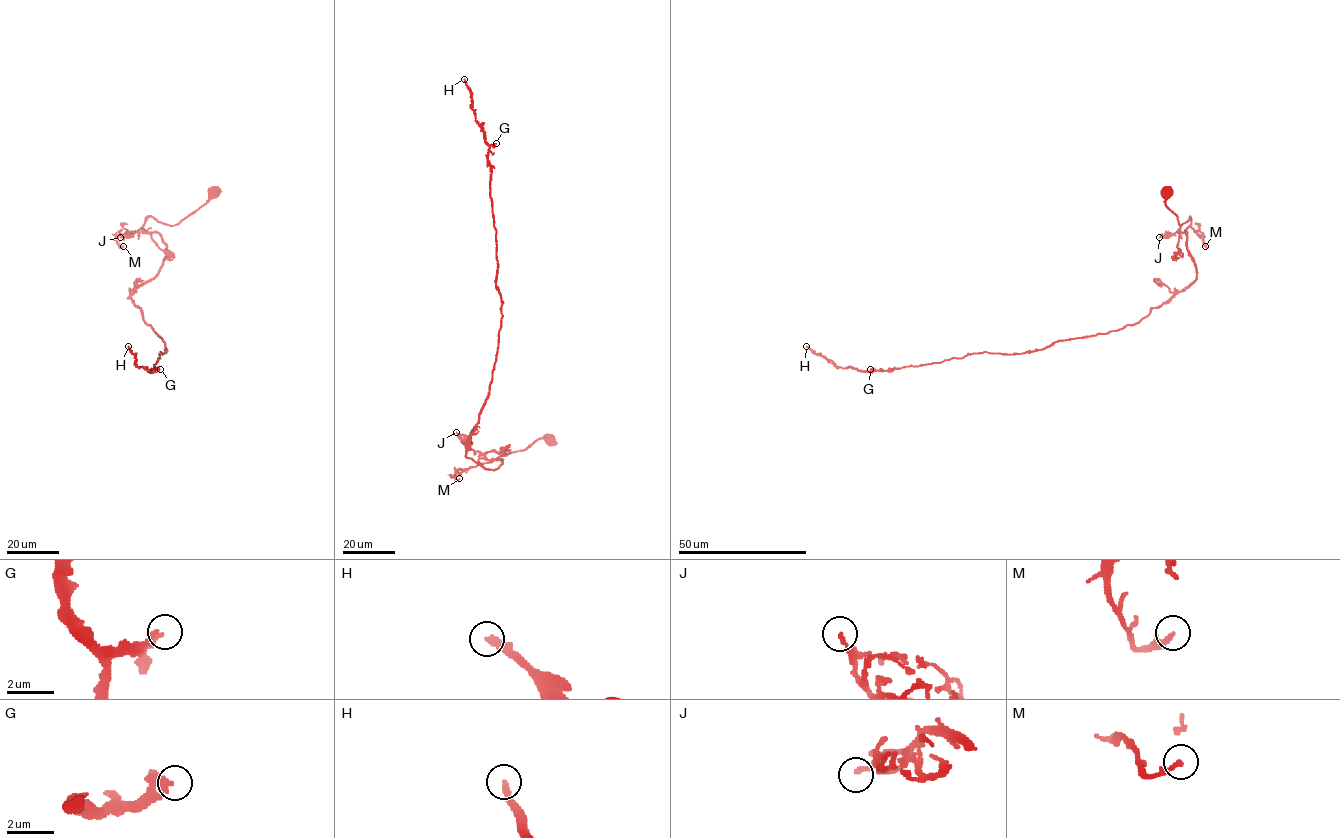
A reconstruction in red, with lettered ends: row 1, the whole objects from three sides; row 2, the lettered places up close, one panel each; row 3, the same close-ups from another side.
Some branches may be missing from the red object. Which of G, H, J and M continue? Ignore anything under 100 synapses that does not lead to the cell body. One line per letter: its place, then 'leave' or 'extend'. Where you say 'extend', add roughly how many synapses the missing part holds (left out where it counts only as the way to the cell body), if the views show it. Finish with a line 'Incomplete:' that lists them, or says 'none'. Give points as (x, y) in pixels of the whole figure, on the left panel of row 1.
G: at (160, 369); leave
H: at (128, 346); extend; about 550 synapses
J: at (120, 237); leave
M: at (123, 246); leave
Incomplete: H

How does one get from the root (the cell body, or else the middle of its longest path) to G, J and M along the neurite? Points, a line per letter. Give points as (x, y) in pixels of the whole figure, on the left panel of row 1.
G: (215, 191), (177, 224), (149, 216), (142, 227), (166, 246), (160, 271), (130, 291), (165, 342), (160, 369)
J: (215, 191), (177, 224), (167, 225), (149, 216), (142, 227), (147, 232), (120, 237)
M: (215, 191), (214, 196), (174, 225), (149, 216), (137, 230), (118, 236), (118, 245), (123, 246)

